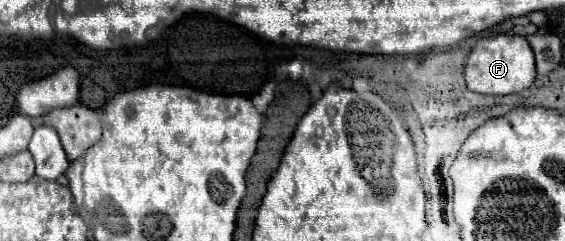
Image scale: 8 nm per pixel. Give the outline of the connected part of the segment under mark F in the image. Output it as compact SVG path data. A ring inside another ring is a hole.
M497 35L479 39L465 65L465 81L469 91L483 95L511 95L529 89L535 81L535 57L521 35Z

